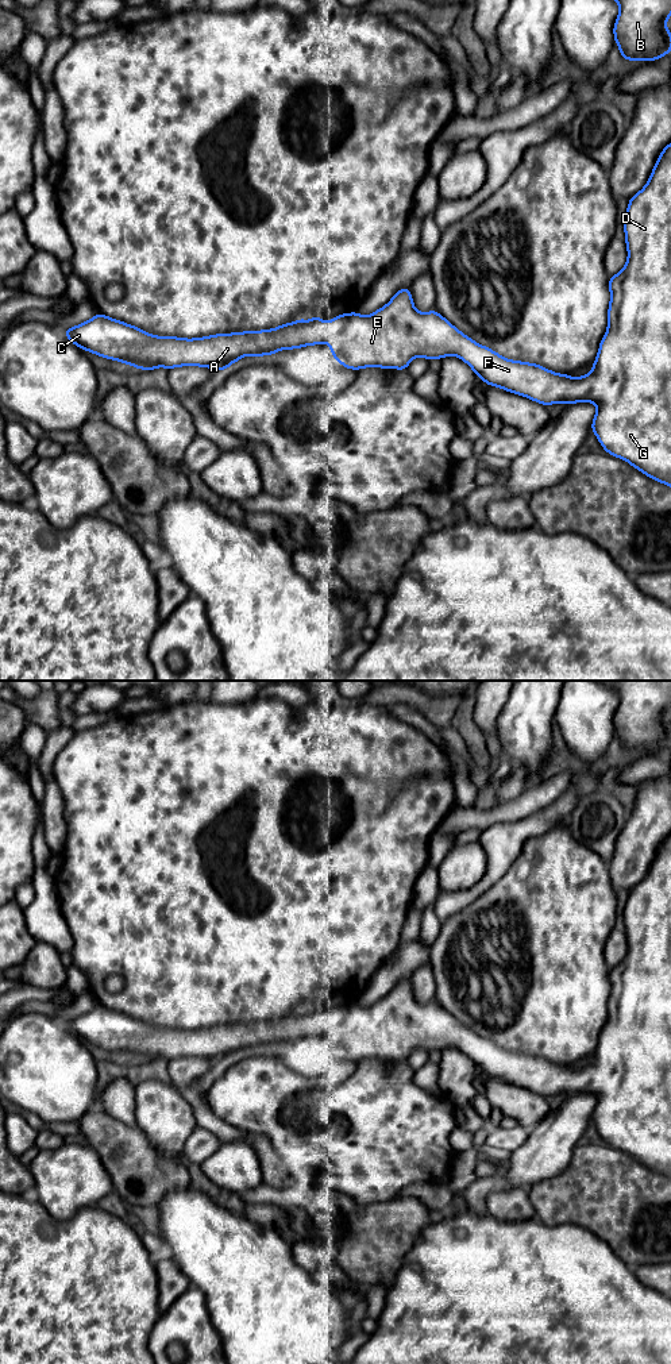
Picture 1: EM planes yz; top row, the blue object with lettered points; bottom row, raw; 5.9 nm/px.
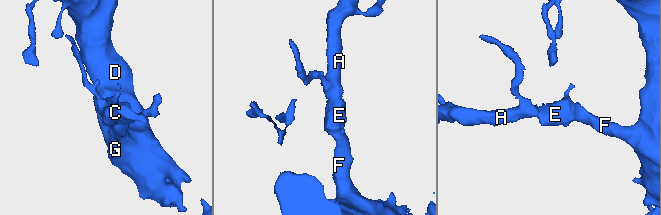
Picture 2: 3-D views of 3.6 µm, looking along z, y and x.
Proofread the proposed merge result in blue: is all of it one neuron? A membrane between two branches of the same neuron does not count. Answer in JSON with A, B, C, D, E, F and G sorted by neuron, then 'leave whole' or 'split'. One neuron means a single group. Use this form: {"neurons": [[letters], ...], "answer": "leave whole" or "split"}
{"neurons": [["A", "B", "C", "D", "E", "F", "G"]], "answer": "leave whole"}

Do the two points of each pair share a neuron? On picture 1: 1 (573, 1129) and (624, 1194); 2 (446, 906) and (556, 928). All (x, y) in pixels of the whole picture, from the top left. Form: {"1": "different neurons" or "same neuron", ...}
{"1": "different neurons", "2": "different neurons"}

